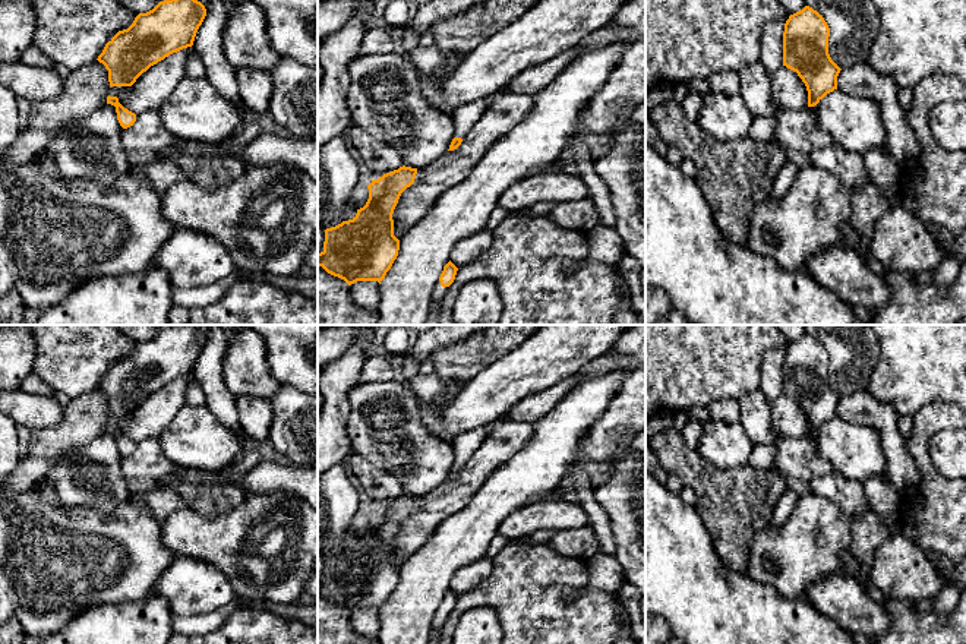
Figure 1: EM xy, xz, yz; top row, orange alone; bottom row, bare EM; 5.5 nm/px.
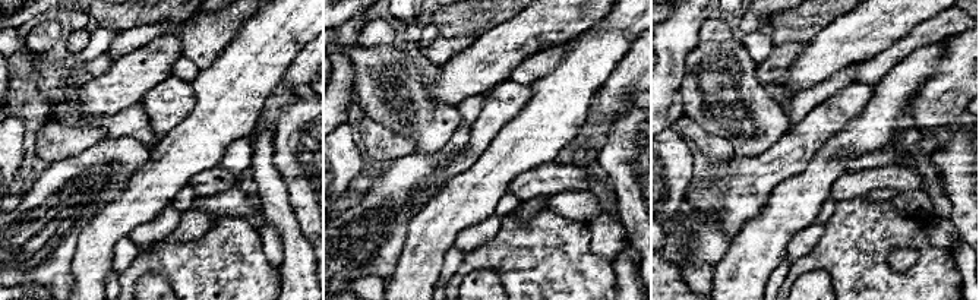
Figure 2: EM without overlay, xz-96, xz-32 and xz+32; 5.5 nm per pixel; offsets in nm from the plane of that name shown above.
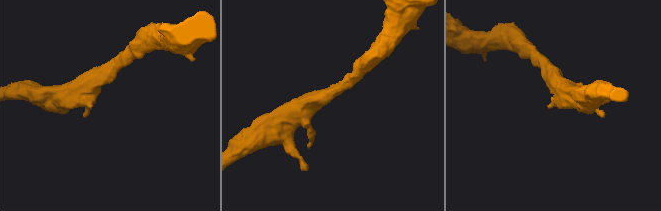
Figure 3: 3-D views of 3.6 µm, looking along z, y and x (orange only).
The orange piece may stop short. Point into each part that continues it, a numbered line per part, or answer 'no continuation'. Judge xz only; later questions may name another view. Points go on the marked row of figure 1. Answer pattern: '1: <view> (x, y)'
1: xz (464, 117)
2: xz (439, 291)

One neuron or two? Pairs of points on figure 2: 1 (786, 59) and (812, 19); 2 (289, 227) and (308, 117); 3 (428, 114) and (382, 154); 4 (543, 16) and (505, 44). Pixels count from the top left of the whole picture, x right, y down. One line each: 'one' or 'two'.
1: one
2: two
3: two
4: one

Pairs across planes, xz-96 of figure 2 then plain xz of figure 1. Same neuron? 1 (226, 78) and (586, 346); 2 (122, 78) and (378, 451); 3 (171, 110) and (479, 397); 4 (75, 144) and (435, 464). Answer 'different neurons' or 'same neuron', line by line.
1: different neurons
2: different neurons
3: different neurons
4: different neurons

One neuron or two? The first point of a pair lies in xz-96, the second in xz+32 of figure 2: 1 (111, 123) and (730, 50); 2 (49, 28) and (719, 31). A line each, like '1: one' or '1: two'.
1: one
2: one

